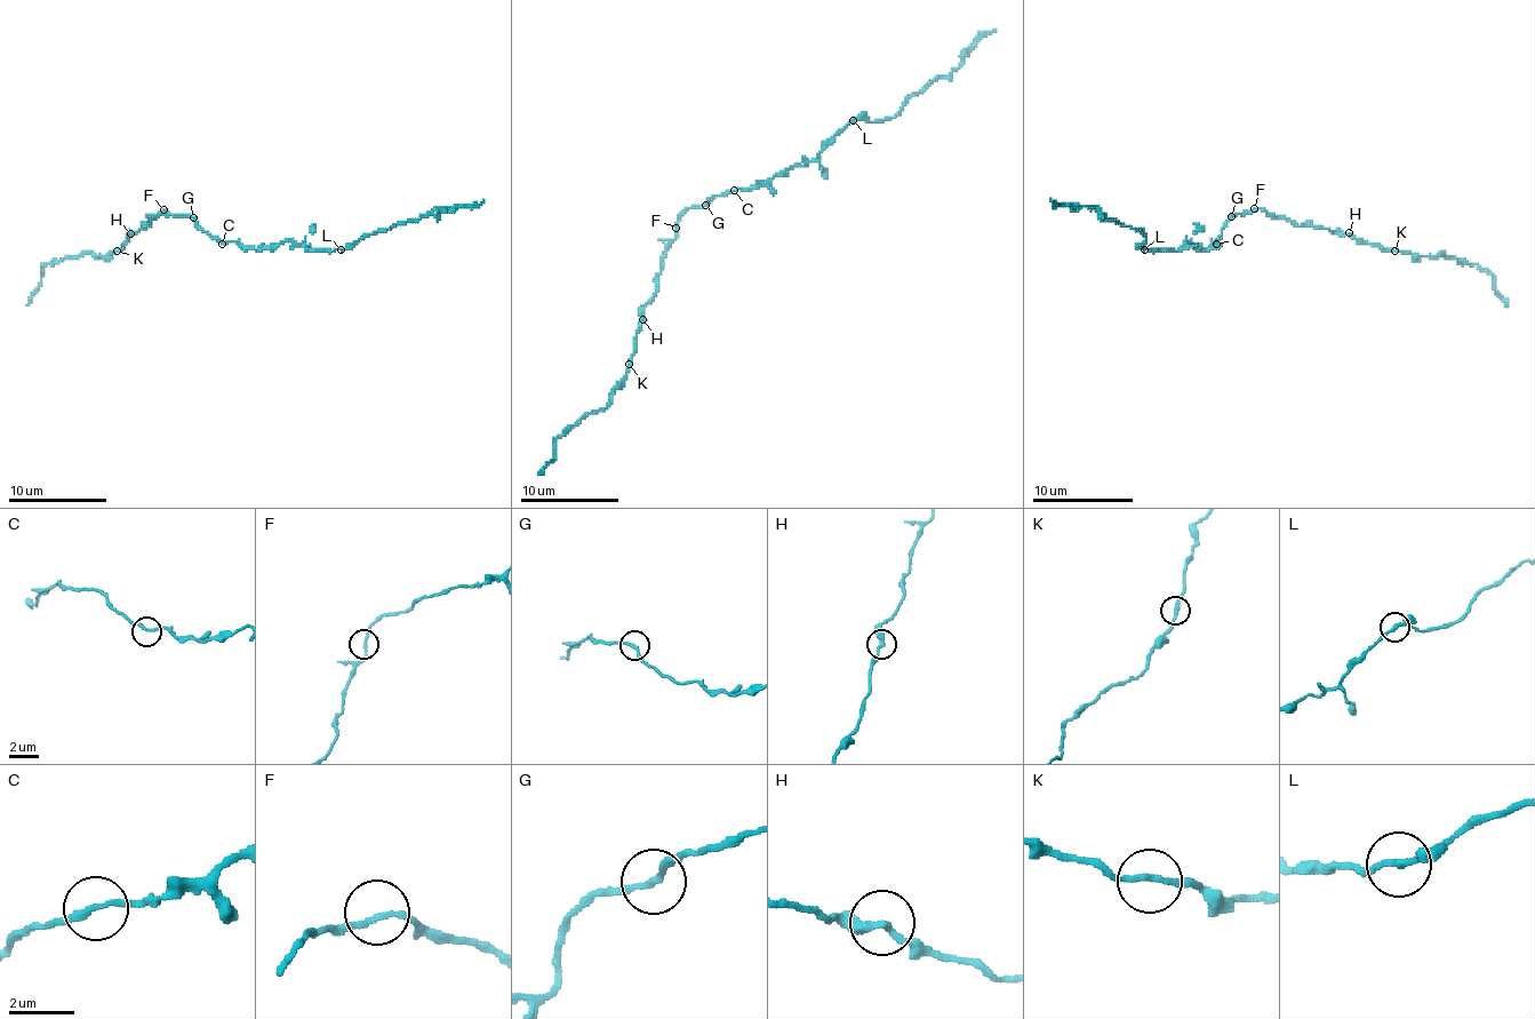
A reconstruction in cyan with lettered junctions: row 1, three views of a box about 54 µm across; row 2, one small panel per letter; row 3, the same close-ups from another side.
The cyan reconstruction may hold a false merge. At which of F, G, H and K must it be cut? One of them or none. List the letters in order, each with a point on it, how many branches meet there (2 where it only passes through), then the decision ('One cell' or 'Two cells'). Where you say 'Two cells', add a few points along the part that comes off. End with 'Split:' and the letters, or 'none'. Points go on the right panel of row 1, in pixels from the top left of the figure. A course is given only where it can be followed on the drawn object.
F: Place: (1254, 208). Branches: 2. One cell
G: Place: (1231, 216). Branches: 2. One cell
H: Place: (1349, 232). Branches: 2. One cell
K: Place: (1394, 251). Branches: 2. One cell
Split: none

